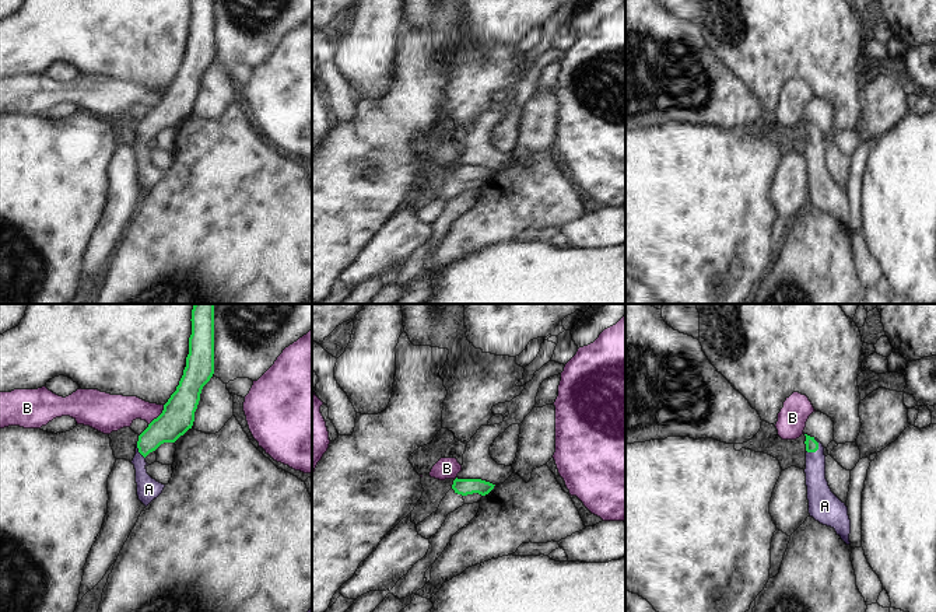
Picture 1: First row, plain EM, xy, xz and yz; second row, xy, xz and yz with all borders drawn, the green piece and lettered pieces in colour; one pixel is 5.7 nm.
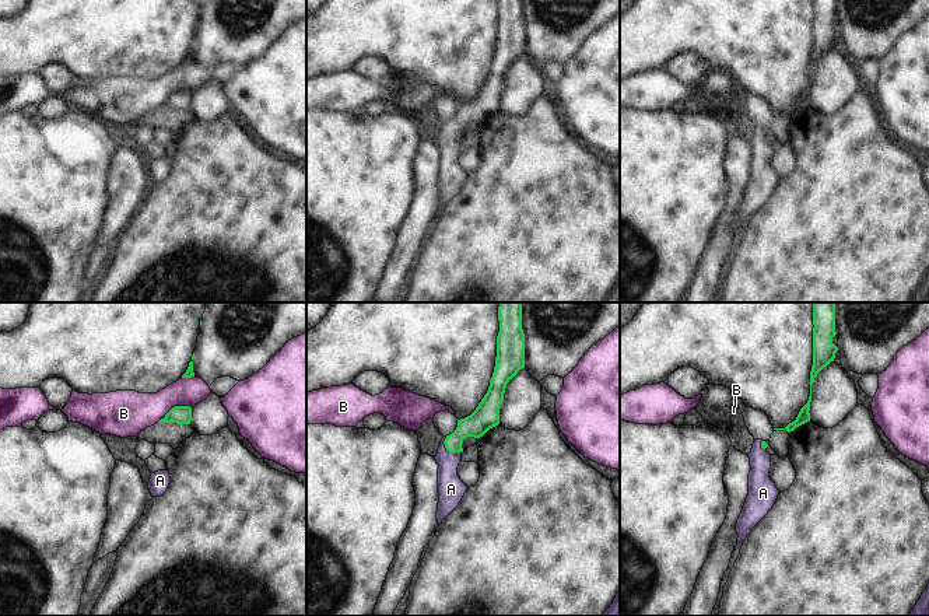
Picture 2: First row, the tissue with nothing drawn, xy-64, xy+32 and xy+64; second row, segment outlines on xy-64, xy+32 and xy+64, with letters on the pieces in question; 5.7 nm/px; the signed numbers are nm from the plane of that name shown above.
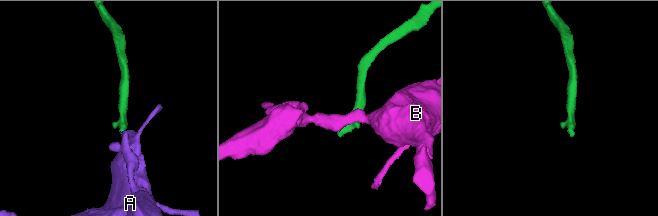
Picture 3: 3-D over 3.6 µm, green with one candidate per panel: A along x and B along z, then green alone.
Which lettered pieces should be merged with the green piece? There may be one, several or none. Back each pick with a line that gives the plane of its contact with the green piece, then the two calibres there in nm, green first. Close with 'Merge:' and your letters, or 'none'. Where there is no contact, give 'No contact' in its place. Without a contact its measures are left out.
A: Touches green in yz. Thickness 80 nm (green) against 140 nm
Merge: A.

